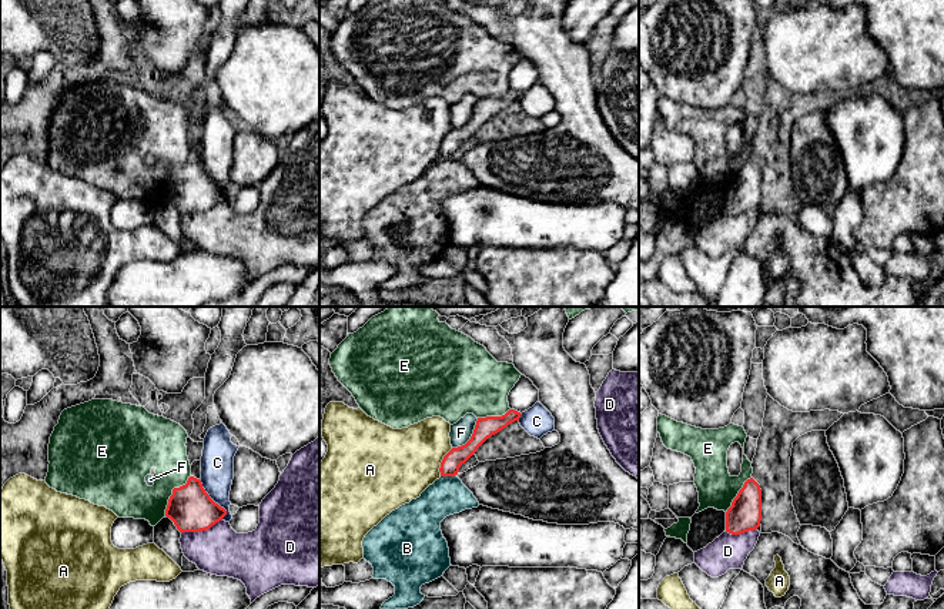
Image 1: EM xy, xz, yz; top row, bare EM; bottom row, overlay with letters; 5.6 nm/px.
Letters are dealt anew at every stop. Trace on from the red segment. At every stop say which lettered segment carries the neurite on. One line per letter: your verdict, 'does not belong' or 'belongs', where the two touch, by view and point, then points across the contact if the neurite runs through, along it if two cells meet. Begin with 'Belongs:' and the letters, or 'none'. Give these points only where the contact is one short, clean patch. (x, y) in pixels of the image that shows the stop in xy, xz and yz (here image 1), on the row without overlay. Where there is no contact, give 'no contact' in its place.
Belongs: none
A: does not belong; contact xz (441, 143)
B: does not belong; contact xz (448, 156); border xz (457, 154), (441, 157)
C: does not belong; contact xy (213, 181); border xy (200, 161), (204, 171), (226, 191), (223, 200)
D: does not belong; contact xy (201, 210)
E: does not belong; contact xy (173, 173); border xy (190, 156), (184, 164), (173, 170), (164, 196)
F: does not belong; contact xz (471, 117)

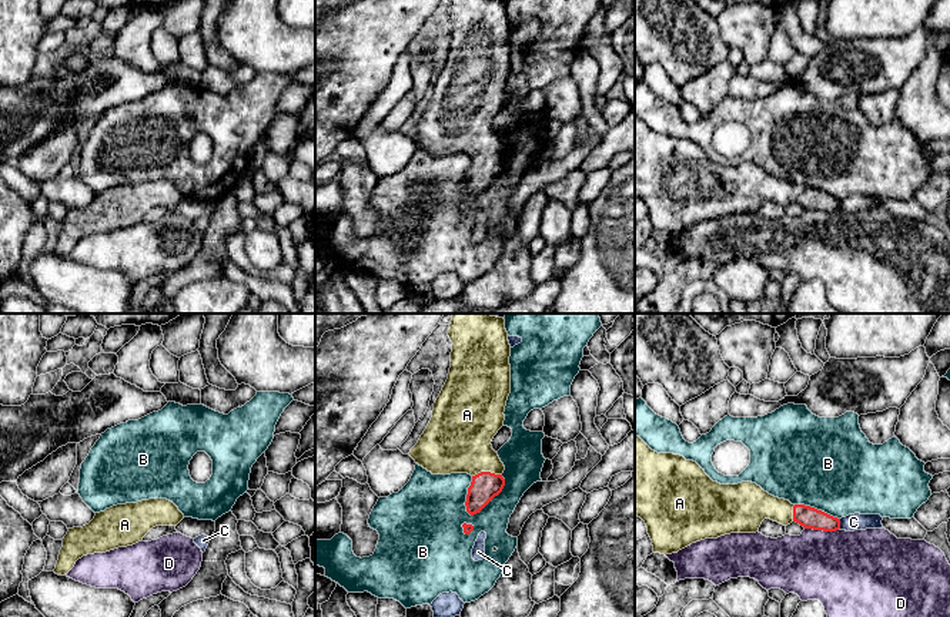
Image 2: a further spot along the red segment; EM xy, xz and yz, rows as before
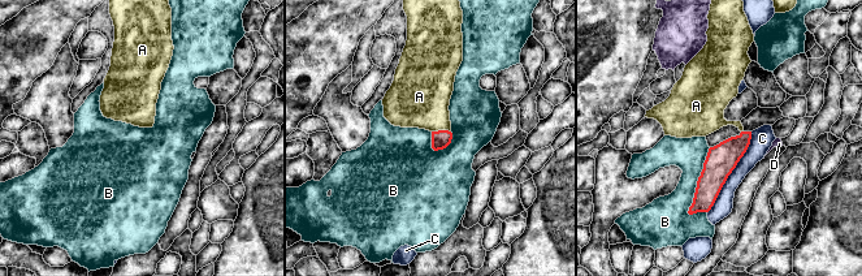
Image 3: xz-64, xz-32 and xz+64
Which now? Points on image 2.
Belongs: A
A: belongs; contact xz (487, 153); way xz (485, 167), (487, 153), (457, 120)
B: does not belong; contact xz (494, 177)
C: does not belong; contact yz (839, 205)
D: does not belong; contact yz (822, 210)

